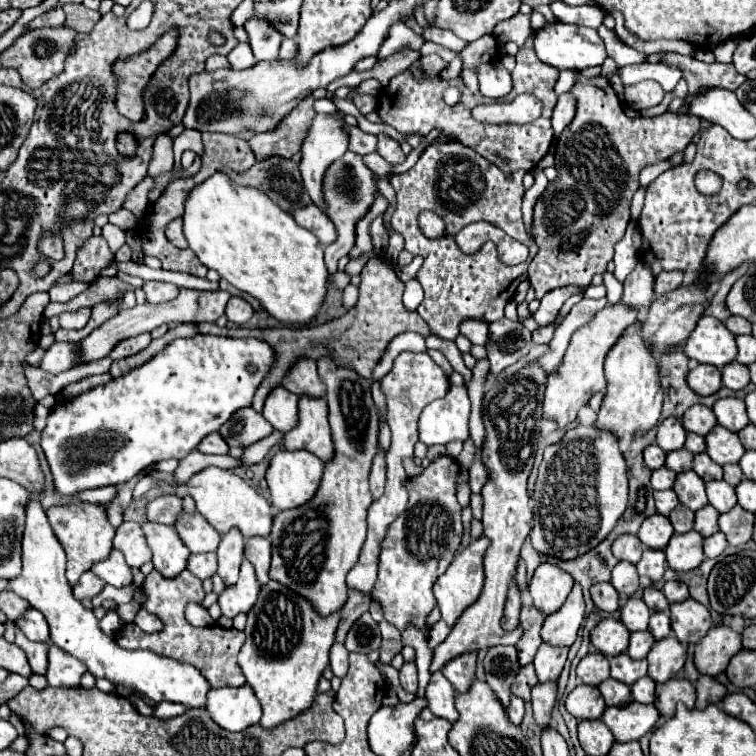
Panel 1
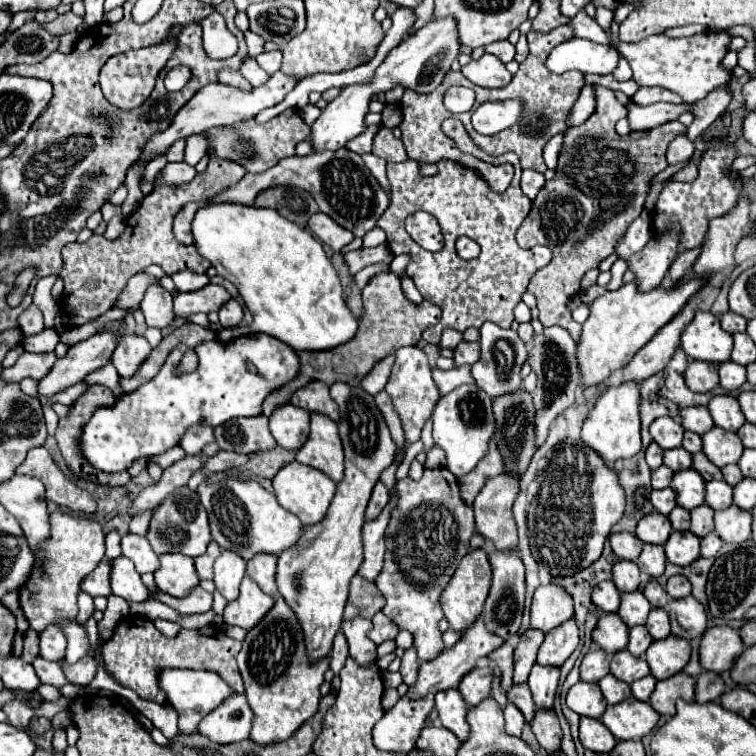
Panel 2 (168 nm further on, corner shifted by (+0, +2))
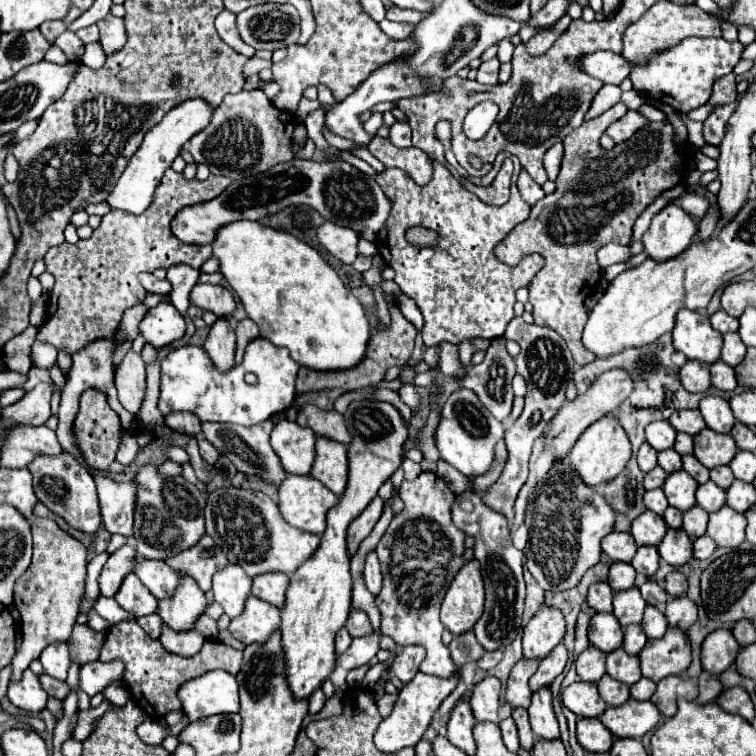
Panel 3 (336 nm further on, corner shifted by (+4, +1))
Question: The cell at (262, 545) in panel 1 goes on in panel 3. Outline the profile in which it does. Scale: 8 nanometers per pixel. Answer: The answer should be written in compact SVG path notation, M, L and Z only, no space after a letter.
M270 572L270 574L262 574L258 578L254 576L254 580L252 580L252 594L278 608L282 608L282 604L284 604L286 588L288 588L288 576L282 572Z

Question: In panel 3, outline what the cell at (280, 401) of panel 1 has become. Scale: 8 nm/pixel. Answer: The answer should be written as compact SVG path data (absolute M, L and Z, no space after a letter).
M282 418L274 428L272 428L272 448L280 456L282 466L288 474L308 474L310 466L314 462L314 432L310 428L302 428L298 422L292 422L288 418Z

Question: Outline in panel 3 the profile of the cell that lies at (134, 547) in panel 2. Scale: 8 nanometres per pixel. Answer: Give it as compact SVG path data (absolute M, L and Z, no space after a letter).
M134 558L134 574L142 580L142 584L160 600L174 592L178 586L178 572L174 572L166 562Z

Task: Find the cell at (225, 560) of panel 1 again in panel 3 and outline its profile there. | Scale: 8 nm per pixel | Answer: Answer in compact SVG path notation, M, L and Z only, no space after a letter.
M228 564L226 568L218 570L212 578L212 592L214 600L224 608L224 612L234 618L242 612L244 602L250 594L252 578L244 574L238 564Z

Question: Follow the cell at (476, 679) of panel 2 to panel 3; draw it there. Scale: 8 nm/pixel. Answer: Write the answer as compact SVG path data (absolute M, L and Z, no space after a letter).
M486 676L476 682L470 694L470 706L476 720L500 722L498 718L498 696L500 696L500 680L496 676Z

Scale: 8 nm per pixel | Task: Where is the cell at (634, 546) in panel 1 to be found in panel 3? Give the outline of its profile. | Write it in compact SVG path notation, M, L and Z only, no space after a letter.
M610 532L602 540L602 550L614 560L614 562L630 562L636 554L636 542L628 532Z

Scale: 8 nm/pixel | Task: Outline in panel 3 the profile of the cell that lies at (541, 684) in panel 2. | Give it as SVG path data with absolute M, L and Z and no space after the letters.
M542 688L542 692L534 692L532 694L532 702L530 702L528 714L530 714L532 732L538 738L552 740L552 738L560 736L558 720L556 720L554 712L552 712L552 694L550 694L550 688Z

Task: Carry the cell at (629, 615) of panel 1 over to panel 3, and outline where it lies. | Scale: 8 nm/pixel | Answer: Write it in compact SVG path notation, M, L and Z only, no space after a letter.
M630 588L614 594L614 616L618 618L622 628L630 624L640 624L644 608L646 608L646 602L642 600L642 594L638 592L638 588Z

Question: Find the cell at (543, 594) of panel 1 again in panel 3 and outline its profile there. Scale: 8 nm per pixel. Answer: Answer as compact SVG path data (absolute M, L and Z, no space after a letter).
M542 604L532 620L524 626L524 656L544 658L564 638L564 626L566 622L562 620L562 612Z

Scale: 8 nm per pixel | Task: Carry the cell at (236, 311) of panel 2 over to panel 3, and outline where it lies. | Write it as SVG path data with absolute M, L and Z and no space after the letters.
M218 318L204 342L204 348L218 370L226 372L228 368L234 366L234 346L236 346L234 328L228 324L226 318Z

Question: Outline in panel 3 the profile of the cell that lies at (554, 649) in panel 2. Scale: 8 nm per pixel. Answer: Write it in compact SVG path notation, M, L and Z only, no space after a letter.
M558 644L558 648L554 648L554 652L550 652L550 656L546 656L546 660L540 660L536 674L530 678L530 690L536 692L542 686L550 686L552 680L564 670L566 660L568 660L566 646Z

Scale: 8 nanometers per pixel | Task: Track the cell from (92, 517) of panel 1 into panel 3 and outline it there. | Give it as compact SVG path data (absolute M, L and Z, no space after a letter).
M34 516L32 538L34 538L34 556L28 570L16 580L14 586L14 606L22 618L22 646L12 660L12 678L20 680L22 672L40 652L52 642L66 642L72 634L76 618L80 614L80 600L84 596L88 548L64 532L54 520Z

